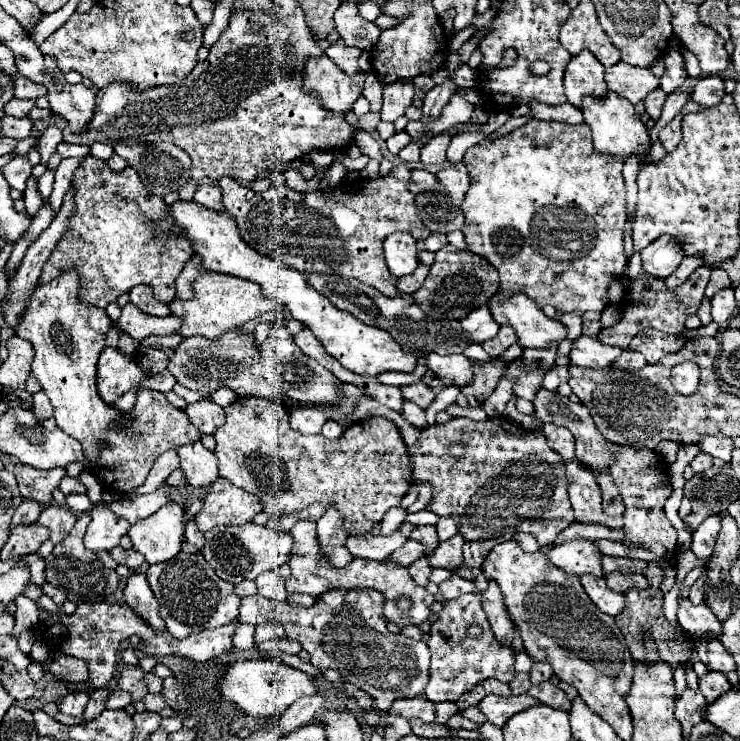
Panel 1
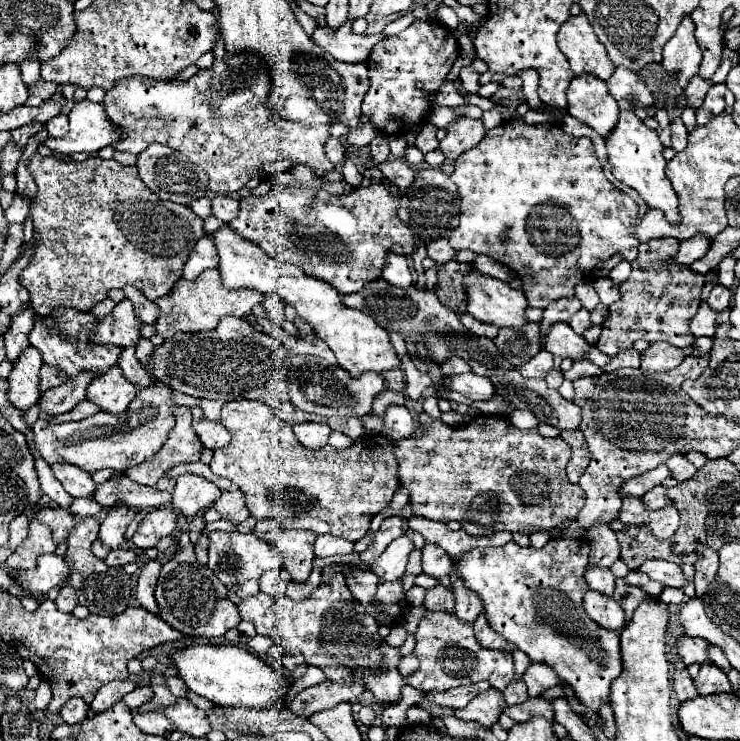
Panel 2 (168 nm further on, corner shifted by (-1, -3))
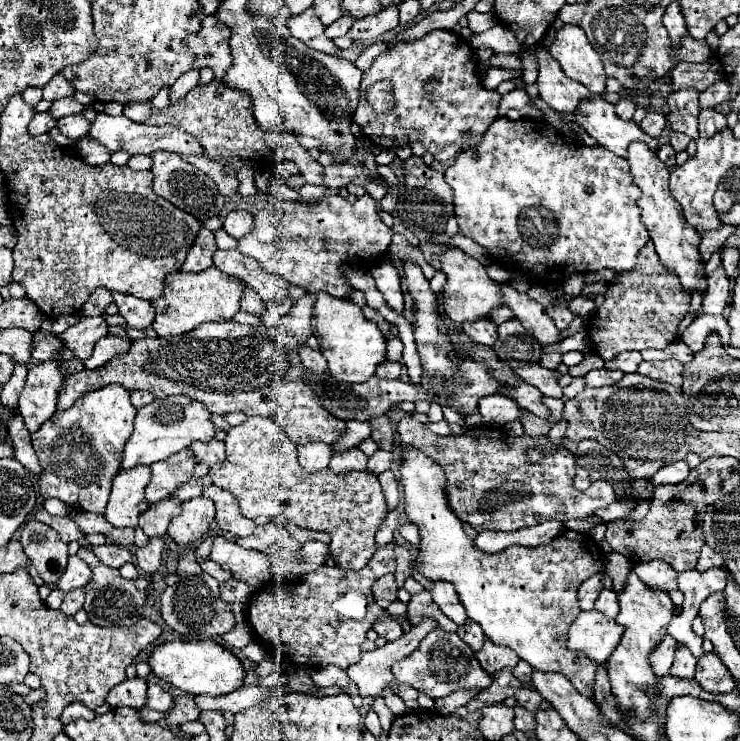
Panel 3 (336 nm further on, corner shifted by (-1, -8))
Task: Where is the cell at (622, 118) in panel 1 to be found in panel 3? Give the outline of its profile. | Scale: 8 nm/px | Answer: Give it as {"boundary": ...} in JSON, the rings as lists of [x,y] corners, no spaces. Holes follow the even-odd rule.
{"boundary":[[[633,142],[629,146],[629,166],[635,178],[635,184],[643,190],[643,196],[639,198],[637,206],[641,208],[641,222],[645,224],[651,242],[655,244],[655,252],[661,260],[661,264],[665,266],[667,272],[675,274],[683,286],[683,290],[687,294],[693,292],[703,292],[707,290],[707,278],[705,278],[705,264],[701,262],[701,254],[699,254],[699,242],[701,242],[701,234],[697,228],[689,226],[687,220],[683,218],[681,206],[673,200],[671,192],[669,192],[669,170],[665,168],[665,164],[661,164],[661,160],[657,160],[657,154],[649,152],[649,148],[645,148],[645,144],[641,142]]]}

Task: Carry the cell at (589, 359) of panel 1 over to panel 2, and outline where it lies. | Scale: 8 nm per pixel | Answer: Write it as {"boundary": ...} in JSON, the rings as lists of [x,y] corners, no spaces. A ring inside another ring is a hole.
{"boundary":[[[557,323],[547,333],[545,349],[561,359],[569,357],[571,361],[587,361],[591,345],[581,335],[577,335],[567,323]]]}

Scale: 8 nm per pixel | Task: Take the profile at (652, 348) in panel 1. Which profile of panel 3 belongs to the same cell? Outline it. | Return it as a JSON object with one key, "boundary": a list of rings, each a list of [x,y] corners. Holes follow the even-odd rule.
{"boundary":[[[653,360],[653,362],[641,362],[637,368],[637,374],[649,376],[659,382],[667,382],[673,386],[681,386],[681,372],[683,364],[679,360]]]}

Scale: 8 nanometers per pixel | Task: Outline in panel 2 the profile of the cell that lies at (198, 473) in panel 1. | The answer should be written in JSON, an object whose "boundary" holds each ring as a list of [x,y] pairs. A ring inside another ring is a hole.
{"boundary":[[[185,473],[175,481],[177,483],[171,505],[185,517],[193,517],[197,513],[207,511],[219,497],[219,487],[201,475]]]}

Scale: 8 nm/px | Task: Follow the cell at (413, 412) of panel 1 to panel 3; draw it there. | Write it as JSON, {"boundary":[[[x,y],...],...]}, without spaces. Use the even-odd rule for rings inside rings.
{"boundary":[[[377,416],[373,420],[369,420],[371,424],[371,438],[375,440],[375,444],[381,448],[381,450],[393,450],[393,428],[391,428],[391,422],[387,416]]]}

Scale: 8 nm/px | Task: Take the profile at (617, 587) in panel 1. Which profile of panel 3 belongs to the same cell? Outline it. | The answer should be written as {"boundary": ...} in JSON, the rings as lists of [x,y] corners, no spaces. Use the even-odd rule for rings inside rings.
{"boundary":[[[651,560],[651,562],[635,564],[633,570],[651,588],[665,588],[667,592],[677,588],[677,572],[669,564],[665,564],[663,560]]]}

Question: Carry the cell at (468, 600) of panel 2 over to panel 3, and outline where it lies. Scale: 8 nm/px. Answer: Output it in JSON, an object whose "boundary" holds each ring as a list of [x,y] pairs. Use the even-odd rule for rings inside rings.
{"boundary":[[[469,622],[469,624],[465,624],[465,628],[459,628],[457,634],[459,634],[459,636],[461,636],[461,638],[463,638],[475,652],[481,650],[483,640],[485,640],[485,634],[483,634],[483,630],[481,630],[481,626],[479,626],[477,622]]]}

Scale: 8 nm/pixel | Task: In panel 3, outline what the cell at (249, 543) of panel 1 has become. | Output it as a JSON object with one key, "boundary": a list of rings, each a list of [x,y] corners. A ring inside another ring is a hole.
{"boundary":[[[223,536],[213,540],[209,558],[221,568],[229,570],[237,580],[243,580],[251,586],[261,586],[271,576],[269,560],[263,552],[245,550],[243,546],[229,542]]]}

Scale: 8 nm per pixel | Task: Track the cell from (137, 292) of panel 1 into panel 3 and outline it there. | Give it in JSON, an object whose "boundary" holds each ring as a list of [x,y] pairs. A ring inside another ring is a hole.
{"boundary":[[[113,292],[113,302],[117,304],[119,314],[127,322],[127,326],[139,328],[139,330],[151,326],[155,312],[153,312],[153,306],[149,300],[141,300],[141,298],[135,298],[129,294]]]}

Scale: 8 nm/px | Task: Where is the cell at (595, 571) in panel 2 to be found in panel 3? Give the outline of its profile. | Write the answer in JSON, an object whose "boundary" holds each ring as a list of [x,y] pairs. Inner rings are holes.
{"boundary":[[[601,590],[599,598],[595,602],[595,610],[599,610],[601,614],[605,614],[609,620],[615,620],[615,616],[619,614],[617,594],[613,590]]]}

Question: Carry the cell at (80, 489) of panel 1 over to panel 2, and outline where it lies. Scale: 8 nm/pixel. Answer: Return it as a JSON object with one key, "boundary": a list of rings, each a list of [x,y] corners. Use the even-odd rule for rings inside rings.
{"boundary":[[[113,473],[111,481],[105,481],[97,485],[97,491],[93,493],[93,501],[97,501],[103,507],[111,507],[117,503],[127,503],[133,509],[151,509],[151,507],[163,507],[171,503],[175,481],[163,477],[153,487],[143,487],[133,483],[125,473]]]}

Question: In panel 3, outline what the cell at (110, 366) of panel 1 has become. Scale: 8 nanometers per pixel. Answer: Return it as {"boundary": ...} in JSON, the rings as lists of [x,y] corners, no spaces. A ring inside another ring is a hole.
{"boundary":[[[111,384],[87,392],[71,408],[47,420],[39,432],[33,432],[31,442],[43,468],[39,476],[41,496],[45,500],[59,498],[73,508],[103,514],[113,476],[121,468],[125,442],[133,432],[135,412],[129,392],[121,390],[119,384]]]}

